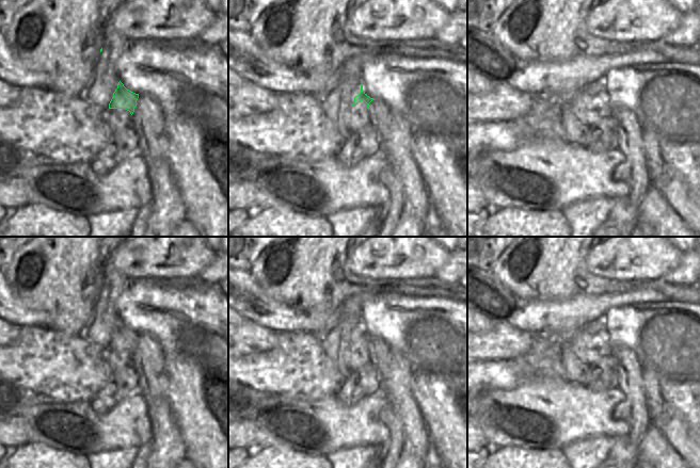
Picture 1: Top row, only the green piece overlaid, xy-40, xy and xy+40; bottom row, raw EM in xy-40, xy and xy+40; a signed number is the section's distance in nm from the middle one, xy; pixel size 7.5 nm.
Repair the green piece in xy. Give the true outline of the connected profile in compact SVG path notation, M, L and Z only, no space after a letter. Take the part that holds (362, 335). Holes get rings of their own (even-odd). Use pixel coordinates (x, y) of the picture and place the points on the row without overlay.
M361 323L361 332L354 336L352 345L355 345L362 339L367 342L370 362L382 370L387 369L391 366L391 357L394 355L391 348L383 340L370 337L363 329L363 324Z

